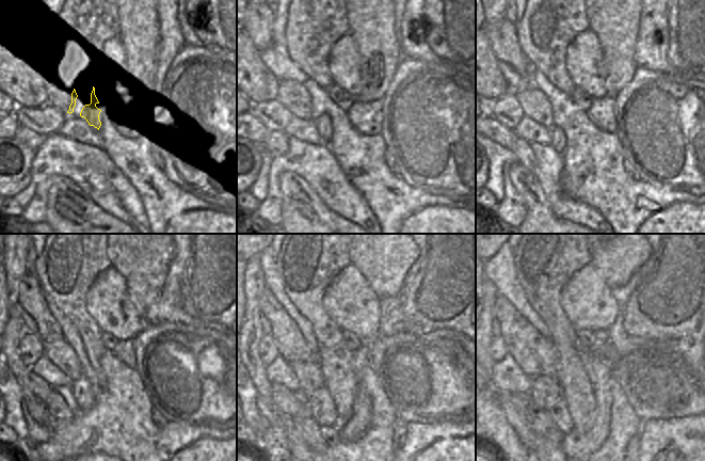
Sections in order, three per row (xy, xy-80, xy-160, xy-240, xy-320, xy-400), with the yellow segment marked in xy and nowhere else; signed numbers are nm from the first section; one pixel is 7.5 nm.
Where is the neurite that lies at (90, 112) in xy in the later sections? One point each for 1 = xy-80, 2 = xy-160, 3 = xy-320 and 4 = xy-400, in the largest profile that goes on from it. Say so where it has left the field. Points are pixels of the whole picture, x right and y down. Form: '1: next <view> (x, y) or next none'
1: next xy-80 (323, 124)
2: next xy-160 (558, 136)
3: next xy-320 (321, 406)
4: next xy-400 (559, 413)

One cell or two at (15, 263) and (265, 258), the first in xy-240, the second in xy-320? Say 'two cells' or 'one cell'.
two cells

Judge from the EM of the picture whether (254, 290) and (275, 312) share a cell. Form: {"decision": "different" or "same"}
{"decision": "different"}

